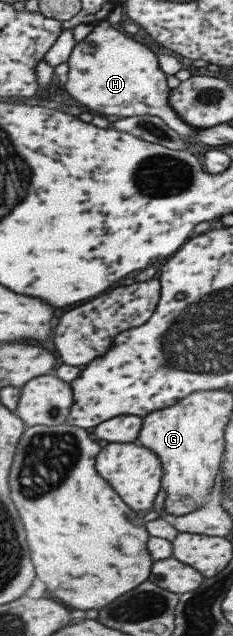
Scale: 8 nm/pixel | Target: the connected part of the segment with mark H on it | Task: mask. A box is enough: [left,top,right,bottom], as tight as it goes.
[63,19,195,136]

